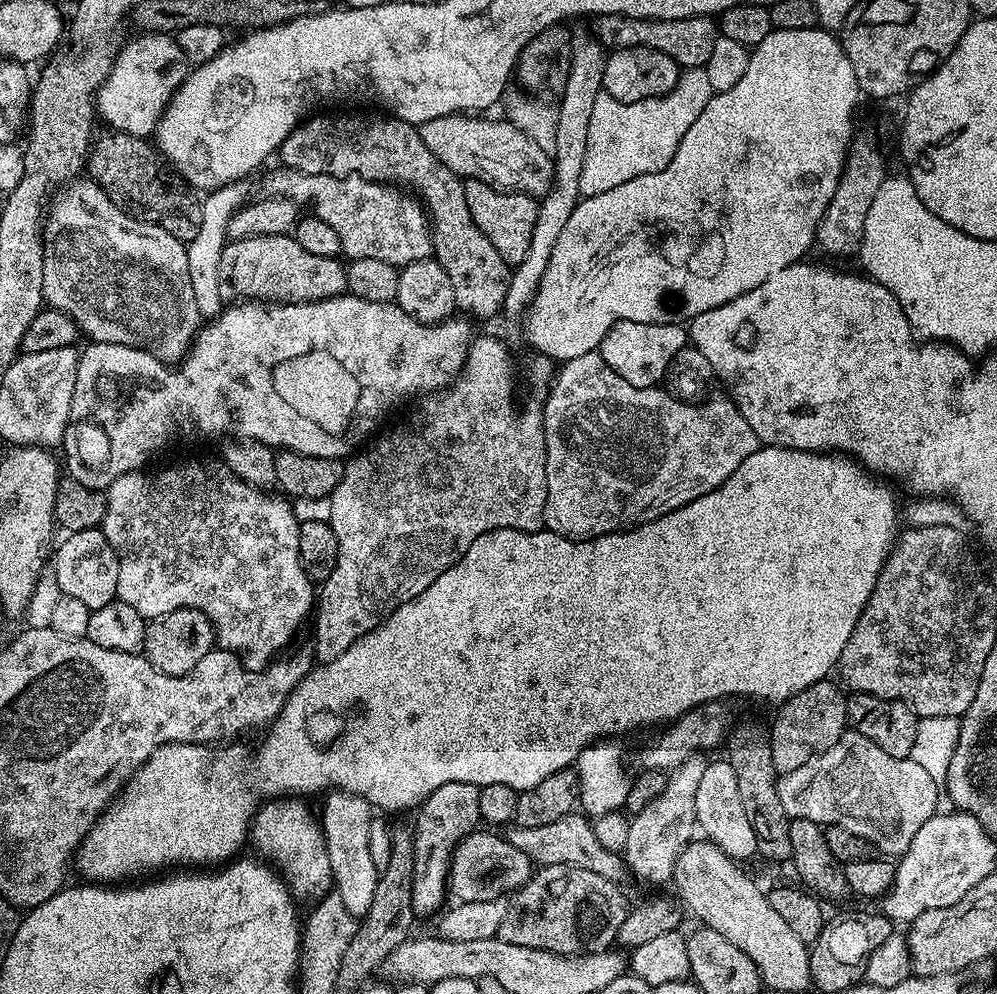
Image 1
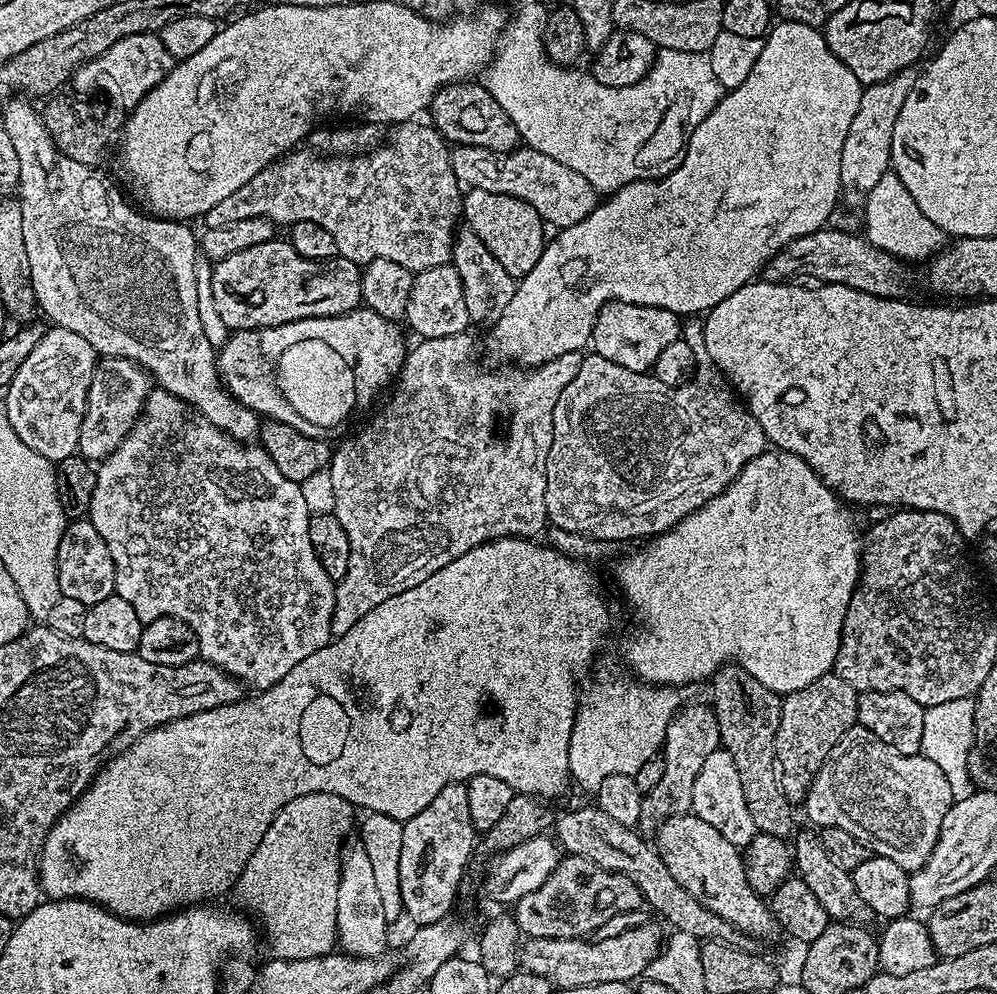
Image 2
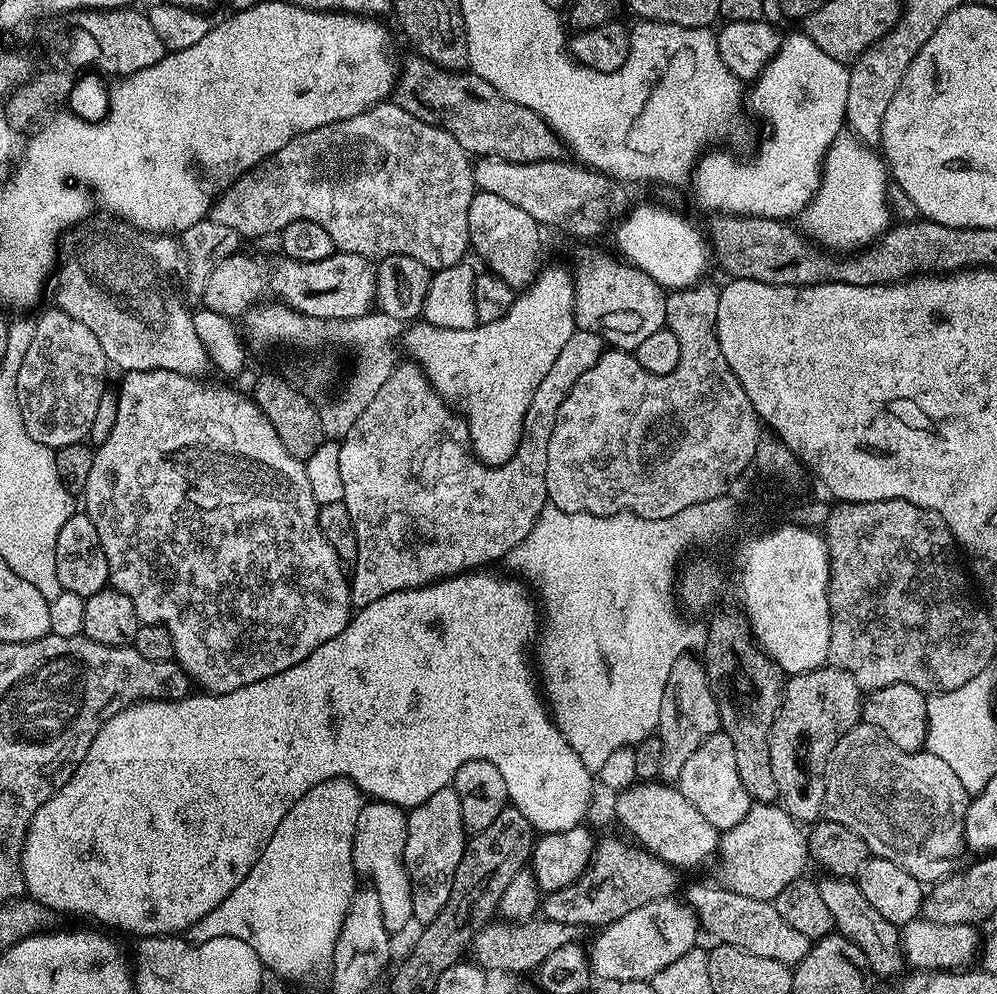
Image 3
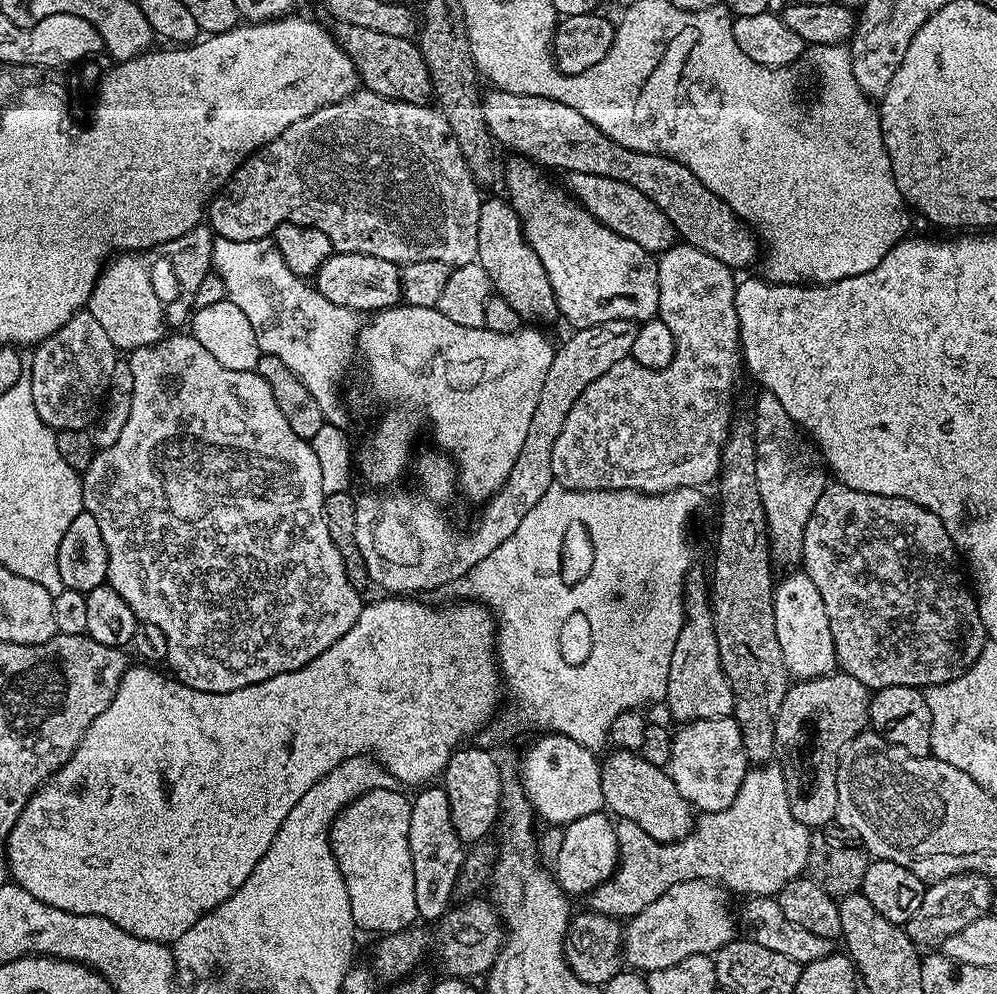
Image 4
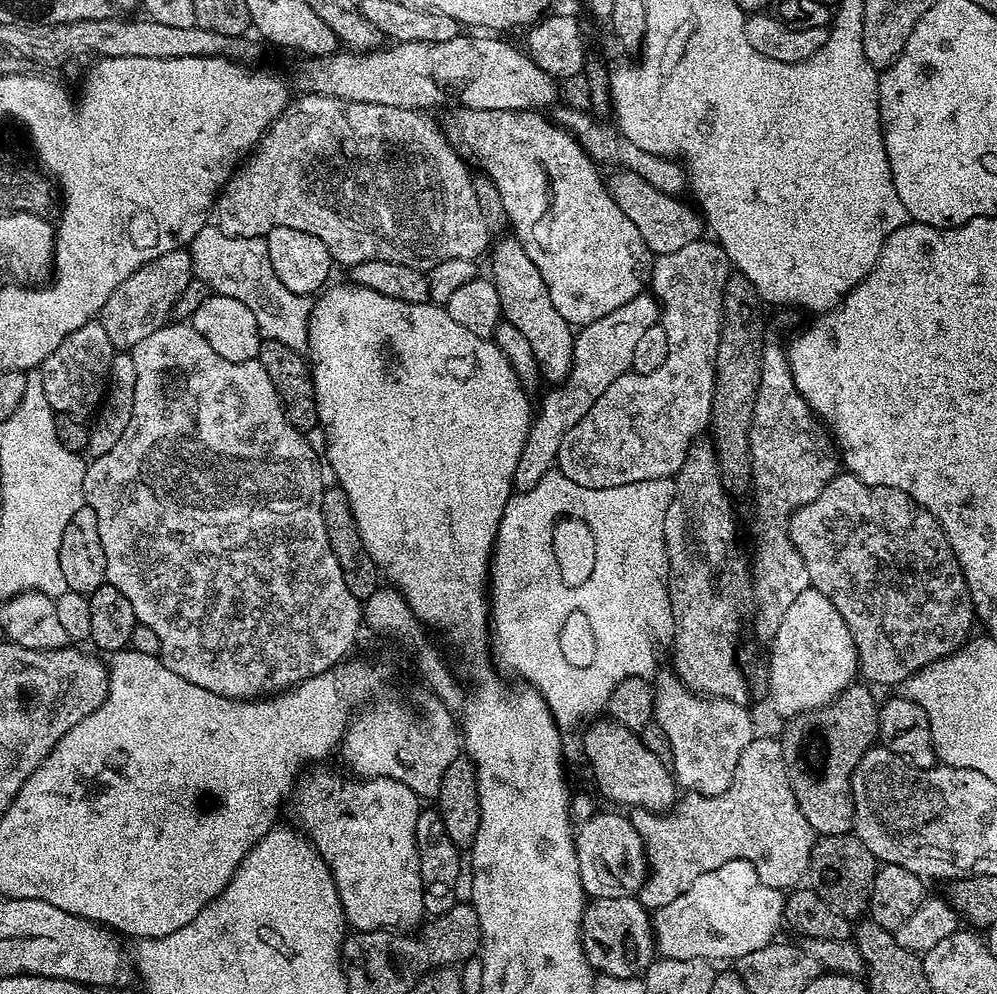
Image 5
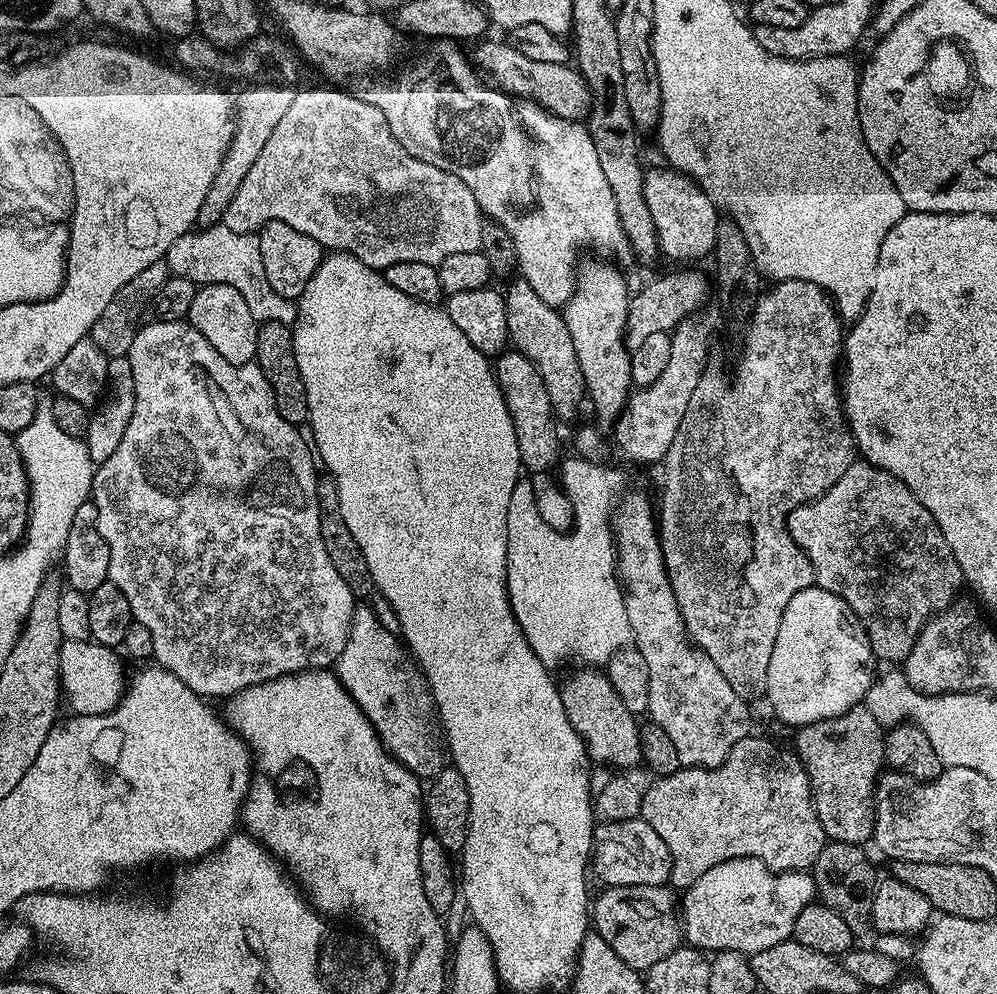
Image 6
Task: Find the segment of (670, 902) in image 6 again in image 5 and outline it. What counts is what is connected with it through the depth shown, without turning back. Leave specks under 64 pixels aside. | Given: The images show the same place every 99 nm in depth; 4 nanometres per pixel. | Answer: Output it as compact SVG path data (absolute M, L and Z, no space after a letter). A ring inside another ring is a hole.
M636 896L589 899L582 914L580 937L588 965L597 973L614 978L630 978L643 973L657 955L652 916Z

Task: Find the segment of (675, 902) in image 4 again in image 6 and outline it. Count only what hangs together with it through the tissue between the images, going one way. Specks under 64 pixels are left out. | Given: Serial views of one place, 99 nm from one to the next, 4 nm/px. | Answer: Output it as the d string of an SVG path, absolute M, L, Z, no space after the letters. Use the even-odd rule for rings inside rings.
M735 856L706 870L683 893L682 936L691 947L708 954L761 952L789 939L798 914L817 896L816 882L807 871L775 872L758 858Z

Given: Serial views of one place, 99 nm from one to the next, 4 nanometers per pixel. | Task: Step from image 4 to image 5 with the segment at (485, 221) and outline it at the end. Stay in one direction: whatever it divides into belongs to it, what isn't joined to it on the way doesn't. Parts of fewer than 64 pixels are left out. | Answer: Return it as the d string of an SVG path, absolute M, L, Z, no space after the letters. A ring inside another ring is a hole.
M508 234L497 240L500 241L497 244L495 241L490 248L490 257L492 256L490 279L493 286L498 290L500 315L507 323L513 324L530 341L530 347L534 349L534 354L540 363L541 377L549 385L558 385L567 378L572 370L574 342L576 341L573 325L568 324L566 318L562 318L562 314L558 314L558 310L554 310L554 302L550 302L550 290L546 290L546 282L542 282L542 274L538 270L538 266L534 266L530 254L526 254L526 250L522 250L522 246L516 240L515 235Z

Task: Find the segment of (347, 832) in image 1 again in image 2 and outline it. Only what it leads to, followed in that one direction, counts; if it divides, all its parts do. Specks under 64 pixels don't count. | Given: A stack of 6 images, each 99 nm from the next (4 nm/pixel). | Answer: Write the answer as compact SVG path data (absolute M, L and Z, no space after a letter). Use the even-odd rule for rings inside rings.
M358 838L345 839L338 882L336 938L339 947L349 956L373 958L385 955L388 928L390 922L386 918L386 910L382 910L382 894L378 894L378 882L374 878L370 854L366 854L366 846L362 846Z

